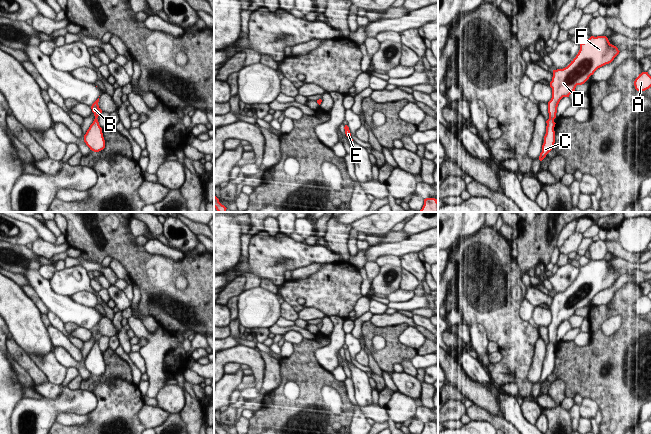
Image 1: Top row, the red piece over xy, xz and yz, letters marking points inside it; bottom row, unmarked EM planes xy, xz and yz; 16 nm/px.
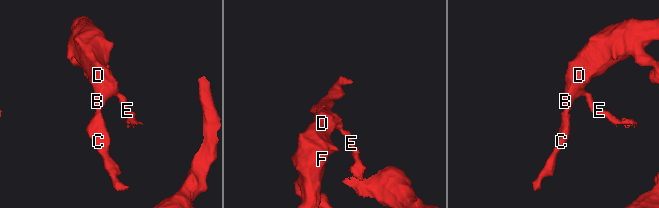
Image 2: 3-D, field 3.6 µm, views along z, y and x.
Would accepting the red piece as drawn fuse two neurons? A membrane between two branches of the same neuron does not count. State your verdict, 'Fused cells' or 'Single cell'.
Single cell.

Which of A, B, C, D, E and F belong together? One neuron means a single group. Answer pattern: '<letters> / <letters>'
A B C D E F

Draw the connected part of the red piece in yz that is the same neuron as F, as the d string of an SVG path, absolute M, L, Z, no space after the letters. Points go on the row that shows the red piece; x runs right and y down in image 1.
M591 36L586 42L580 44L578 54L567 67L553 70L550 82L552 98L548 102L549 119L546 121L546 134L539 156L540 161L552 150L555 143L554 119L560 100L563 97L569 97L576 86L584 84L598 68L611 63L619 52L606 36Z

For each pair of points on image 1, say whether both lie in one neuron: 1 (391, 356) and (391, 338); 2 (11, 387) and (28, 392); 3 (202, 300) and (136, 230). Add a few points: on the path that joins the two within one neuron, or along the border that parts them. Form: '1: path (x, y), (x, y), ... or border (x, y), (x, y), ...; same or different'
1: path (391, 352), (391, 342); same
2: border (13, 368), (22, 387), (23, 397); different
3: border (127, 222), (130, 232), (135, 237); different

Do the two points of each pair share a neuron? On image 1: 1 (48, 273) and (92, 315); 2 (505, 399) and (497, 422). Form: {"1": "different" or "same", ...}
{"1": "different", "2": "different"}

